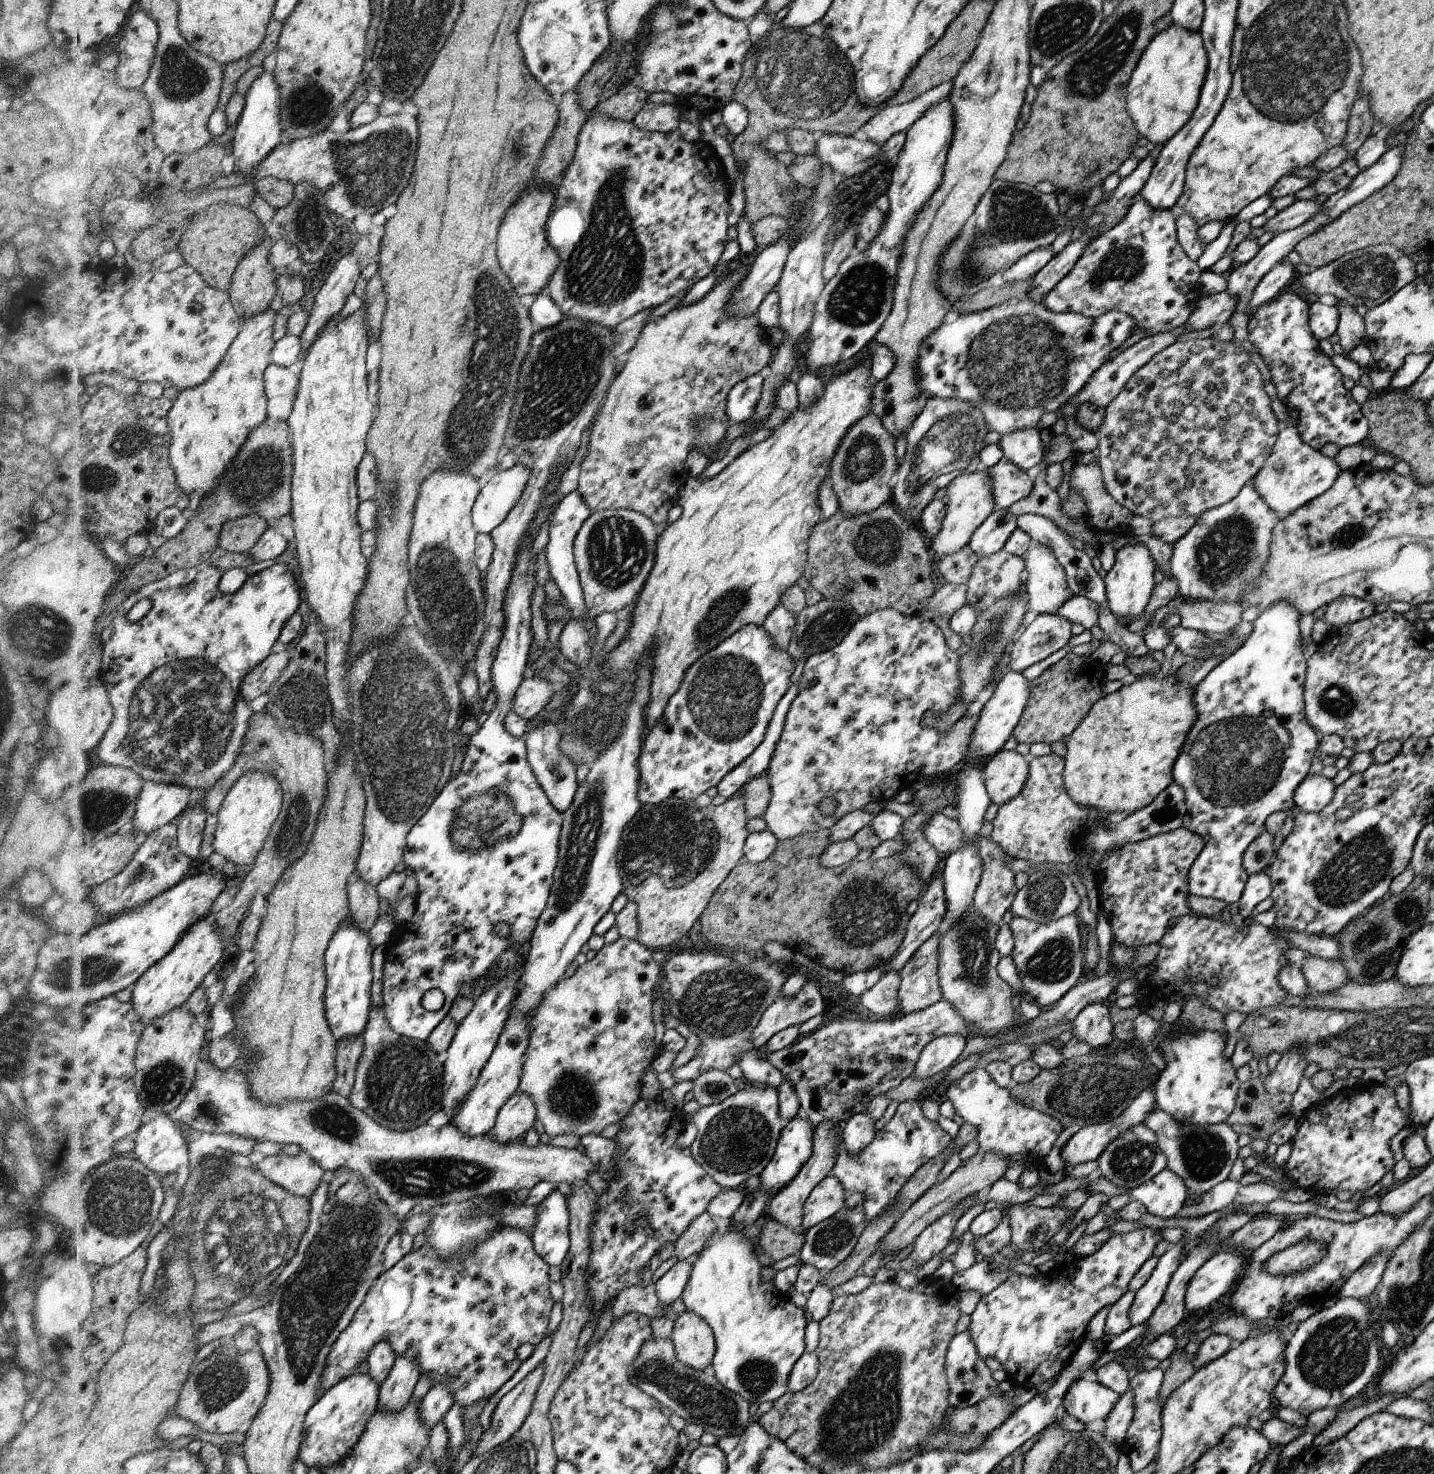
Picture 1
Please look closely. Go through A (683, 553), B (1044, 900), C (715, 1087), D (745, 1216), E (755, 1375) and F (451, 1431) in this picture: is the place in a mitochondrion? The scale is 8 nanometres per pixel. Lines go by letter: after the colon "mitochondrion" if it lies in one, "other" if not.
A: other
B: mitochondrion
C: mitochondrion
D: other
E: mitochondrion
F: other

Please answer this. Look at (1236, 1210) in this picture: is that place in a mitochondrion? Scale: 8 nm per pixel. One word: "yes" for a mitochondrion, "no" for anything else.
no

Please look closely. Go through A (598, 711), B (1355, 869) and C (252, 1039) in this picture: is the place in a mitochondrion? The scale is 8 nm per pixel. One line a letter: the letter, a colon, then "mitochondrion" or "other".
A: mitochondrion
B: mitochondrion
C: other

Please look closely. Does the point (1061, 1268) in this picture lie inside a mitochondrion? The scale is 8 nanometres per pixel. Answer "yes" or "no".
no

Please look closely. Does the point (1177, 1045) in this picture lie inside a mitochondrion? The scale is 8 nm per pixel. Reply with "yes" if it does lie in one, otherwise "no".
no

